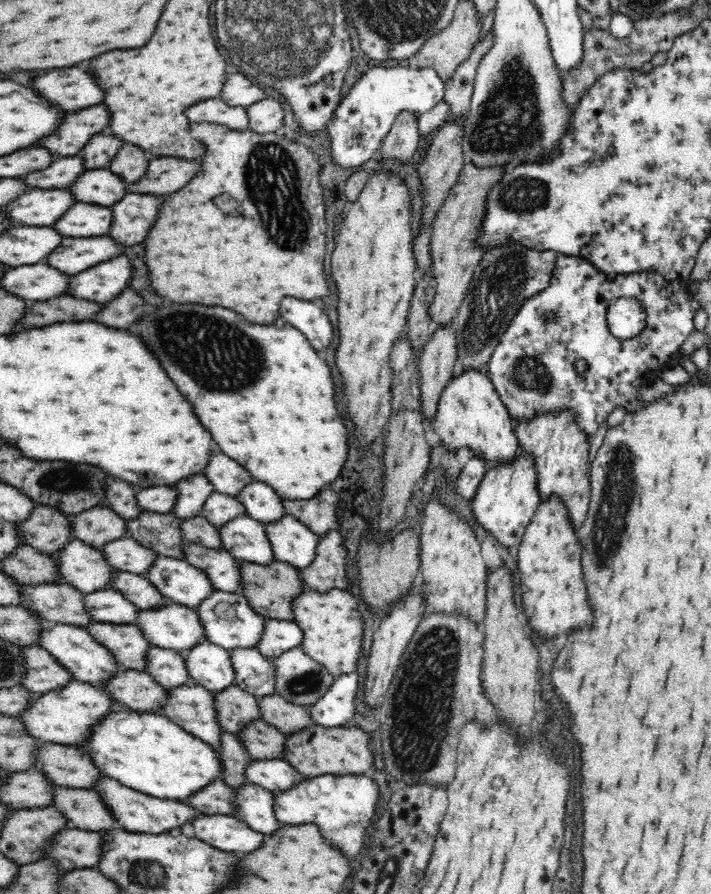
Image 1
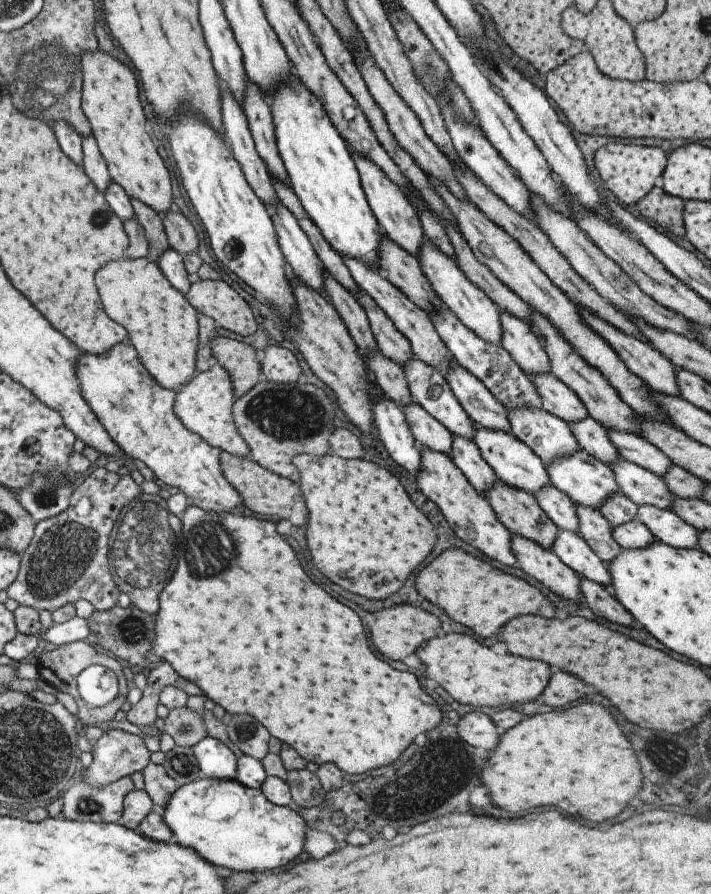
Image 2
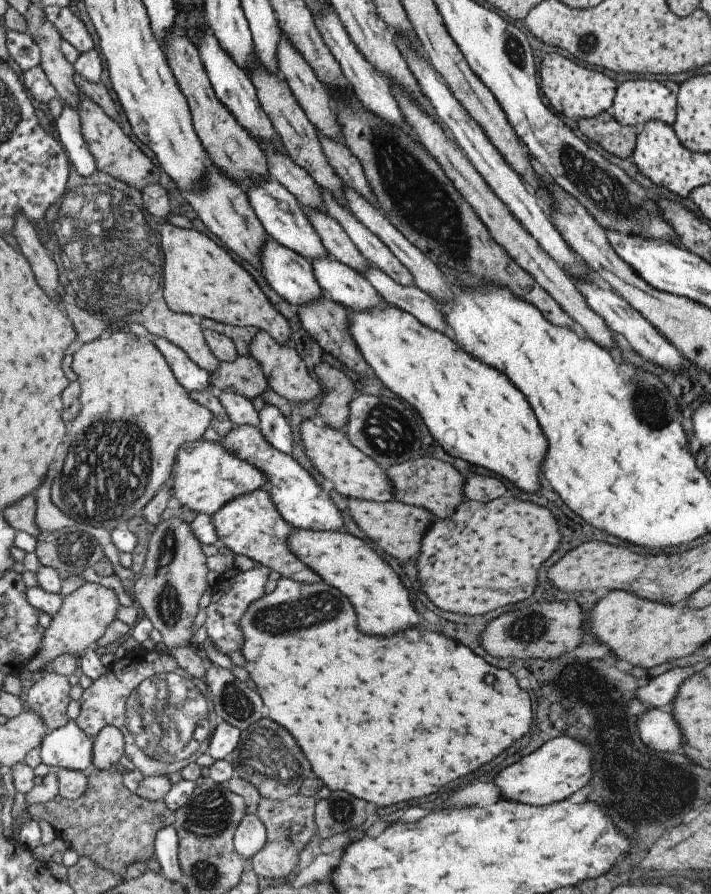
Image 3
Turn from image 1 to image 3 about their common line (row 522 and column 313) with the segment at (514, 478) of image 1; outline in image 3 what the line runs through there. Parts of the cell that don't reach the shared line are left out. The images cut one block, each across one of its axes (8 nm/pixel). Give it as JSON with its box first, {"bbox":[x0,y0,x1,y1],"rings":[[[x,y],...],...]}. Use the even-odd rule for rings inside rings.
{"bbox":[220,425,343,531],"rings":[[[252,425],[235,426],[225,434],[220,444],[236,458],[249,462],[269,481],[266,488],[270,493],[276,510],[294,529],[312,529],[321,531],[343,530],[342,514],[323,488],[318,486],[315,478],[290,454],[276,450],[264,438],[259,427]]]}

